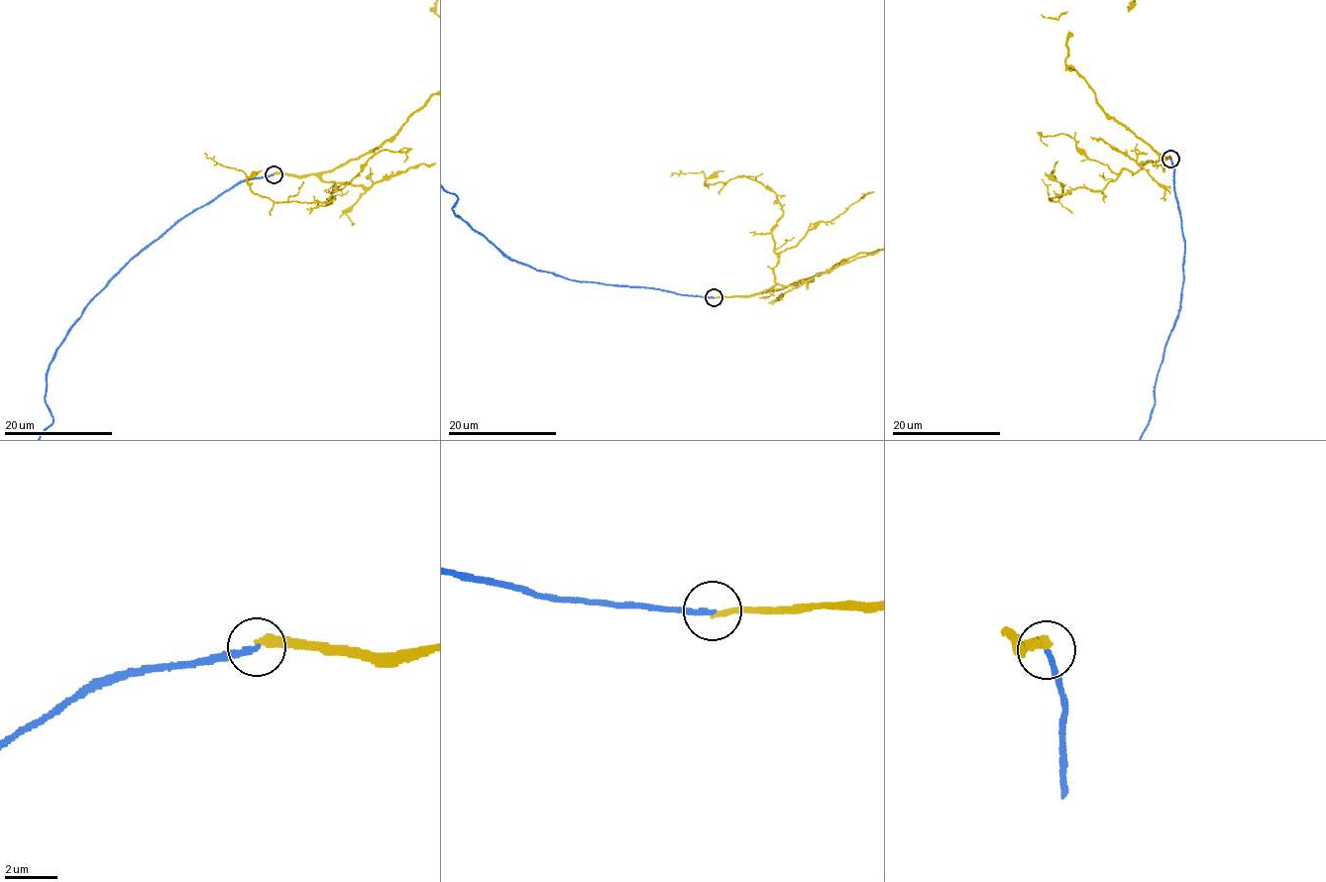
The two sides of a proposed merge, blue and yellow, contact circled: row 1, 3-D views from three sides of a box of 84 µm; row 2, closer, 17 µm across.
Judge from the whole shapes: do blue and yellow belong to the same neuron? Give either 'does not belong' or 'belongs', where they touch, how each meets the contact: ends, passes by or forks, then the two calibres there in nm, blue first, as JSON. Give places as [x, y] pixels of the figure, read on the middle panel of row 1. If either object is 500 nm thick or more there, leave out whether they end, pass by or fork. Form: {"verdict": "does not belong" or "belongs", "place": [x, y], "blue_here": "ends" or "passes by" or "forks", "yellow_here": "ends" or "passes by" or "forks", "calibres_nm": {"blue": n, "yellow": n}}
{"verdict": "does not belong", "place": [714, 297], "blue_here": "ends", "yellow_here": "ends", "calibres_nm": {"blue": 190, "yellow": 280}}

